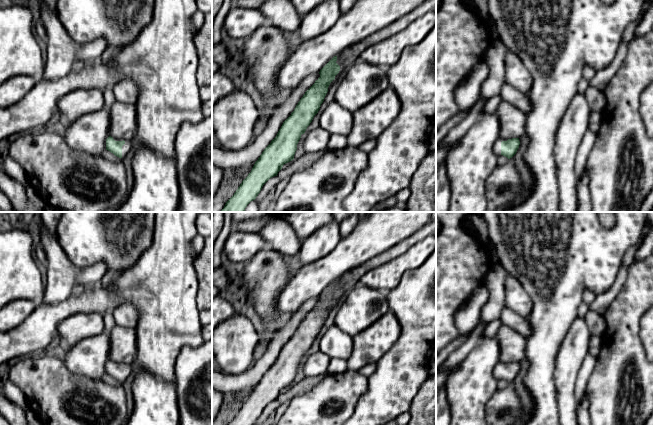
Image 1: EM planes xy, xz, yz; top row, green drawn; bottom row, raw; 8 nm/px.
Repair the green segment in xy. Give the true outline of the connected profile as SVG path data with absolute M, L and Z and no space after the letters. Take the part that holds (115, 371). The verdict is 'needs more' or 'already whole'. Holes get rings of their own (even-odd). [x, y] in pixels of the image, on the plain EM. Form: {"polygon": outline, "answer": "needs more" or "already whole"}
{"polygon": "M111 360L106 363L106 374L119 382L126 381L132 375L132 372L131 364L117 363Z", "answer": "needs more"}

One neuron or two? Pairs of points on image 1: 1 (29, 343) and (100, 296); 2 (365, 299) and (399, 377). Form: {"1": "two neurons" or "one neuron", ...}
{"1": "one neuron", "2": "two neurons"}

